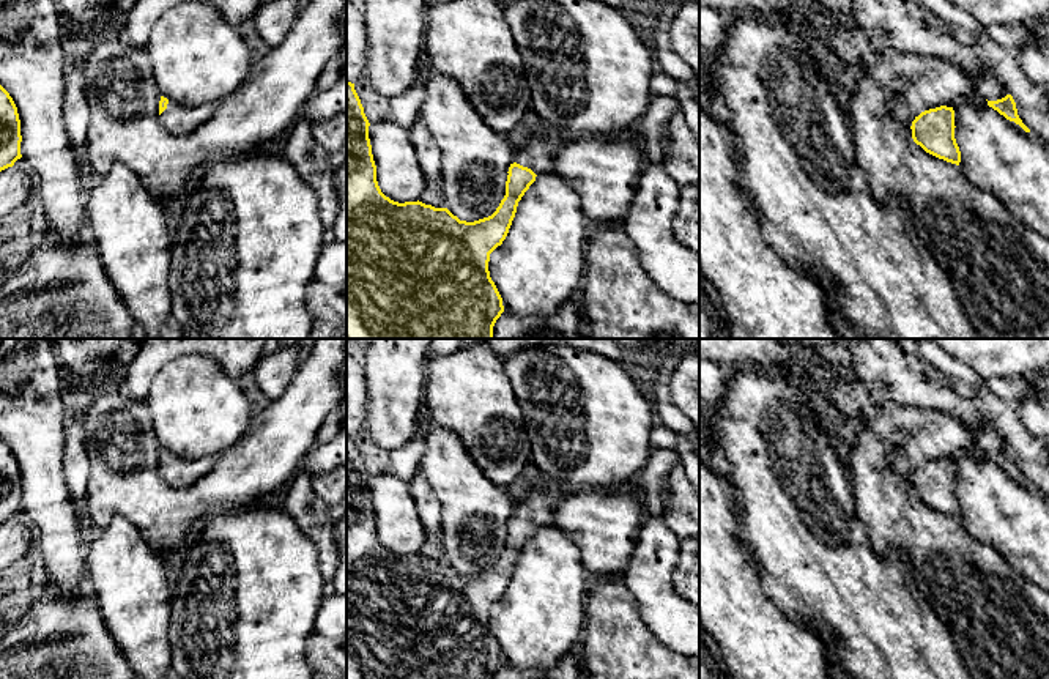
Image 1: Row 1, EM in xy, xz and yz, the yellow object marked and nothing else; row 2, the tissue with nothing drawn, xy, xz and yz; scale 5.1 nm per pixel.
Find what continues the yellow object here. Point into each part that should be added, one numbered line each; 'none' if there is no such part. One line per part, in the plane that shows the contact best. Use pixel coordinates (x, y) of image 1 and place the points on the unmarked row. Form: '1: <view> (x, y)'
1: xz (537, 506)

